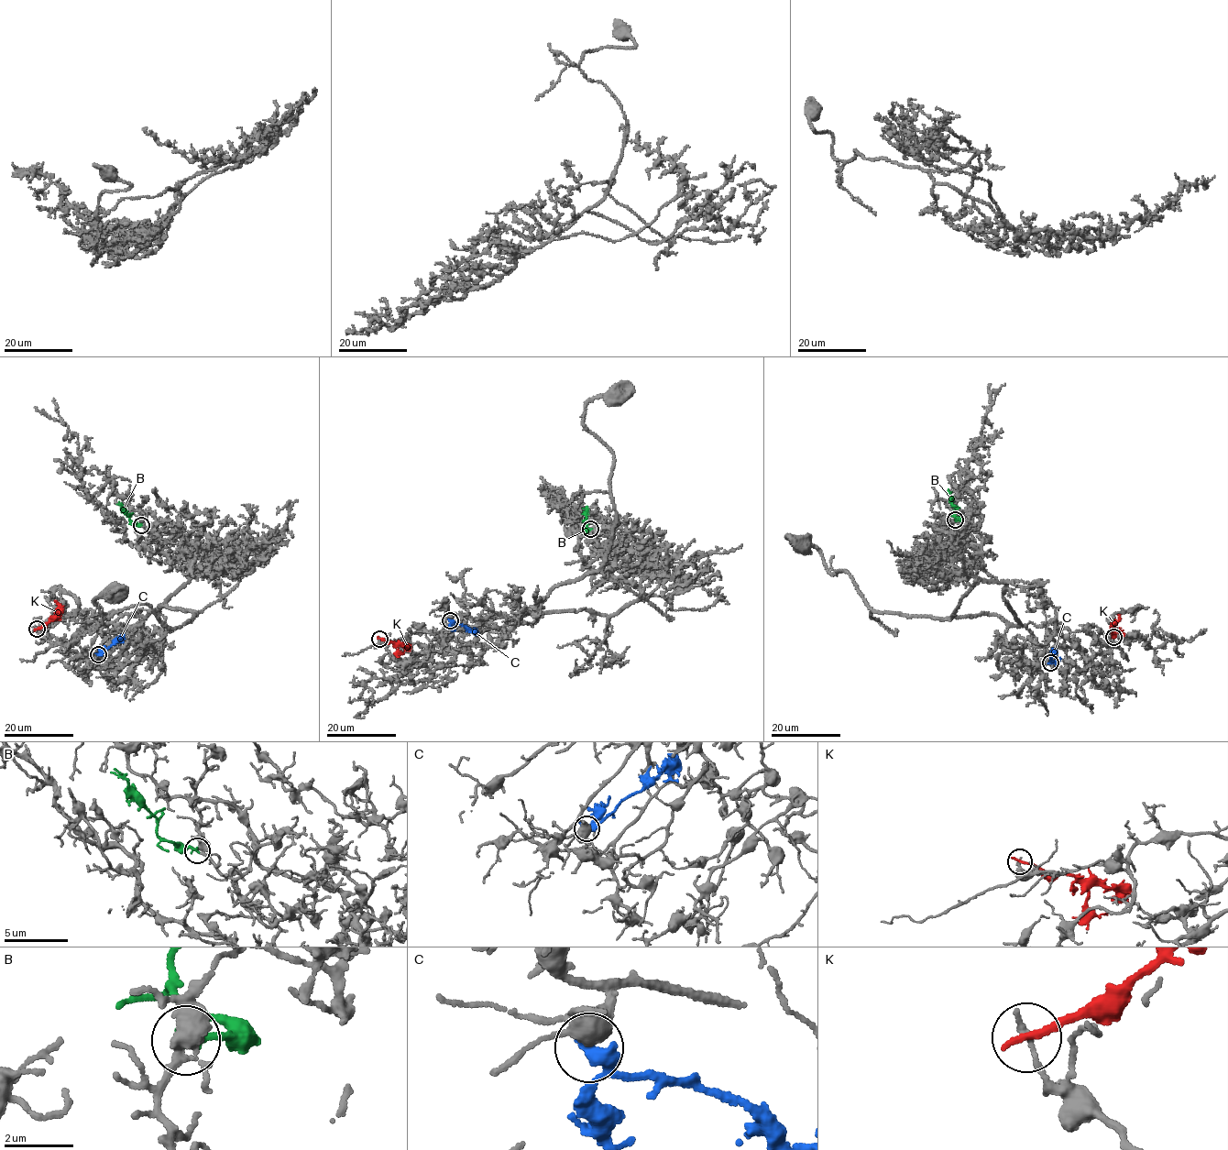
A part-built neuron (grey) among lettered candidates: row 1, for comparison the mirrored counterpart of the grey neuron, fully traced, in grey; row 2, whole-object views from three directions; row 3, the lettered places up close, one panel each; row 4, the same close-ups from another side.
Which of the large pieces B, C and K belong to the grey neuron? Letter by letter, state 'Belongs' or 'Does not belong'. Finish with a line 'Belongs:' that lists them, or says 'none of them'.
B: Belongs
C: Does not belong
K: Does not belong
Belongs: B

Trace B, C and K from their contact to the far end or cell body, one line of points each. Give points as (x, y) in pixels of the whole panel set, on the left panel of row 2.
B: (141, 524), (130, 520), (126, 509), (117, 503)
C: (98, 654), (124, 636)
K: (37, 629), (59, 615), (60, 607), (54, 601)

